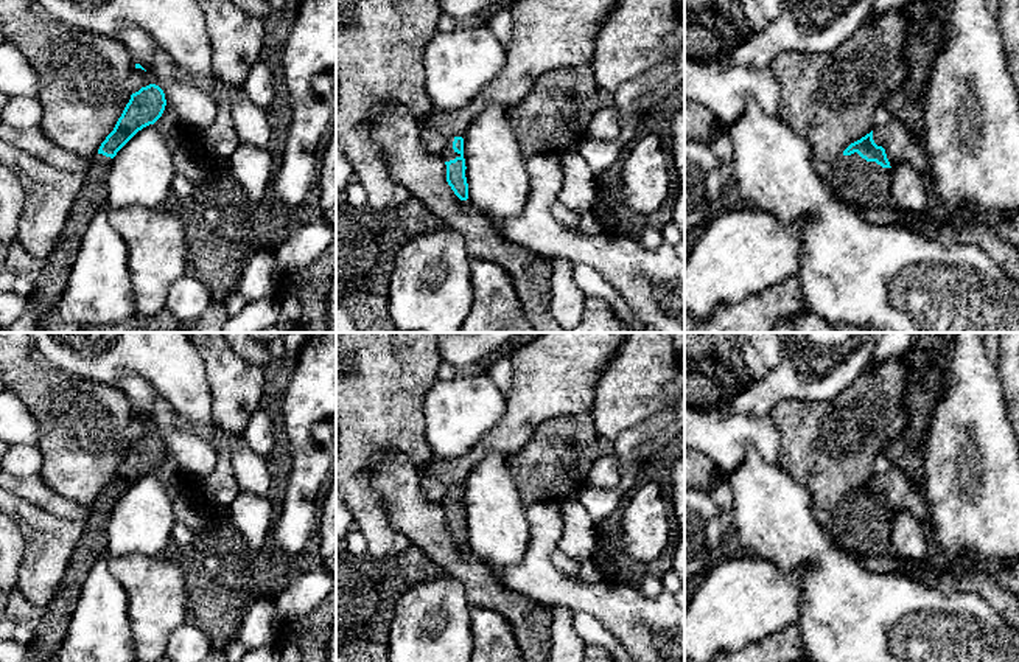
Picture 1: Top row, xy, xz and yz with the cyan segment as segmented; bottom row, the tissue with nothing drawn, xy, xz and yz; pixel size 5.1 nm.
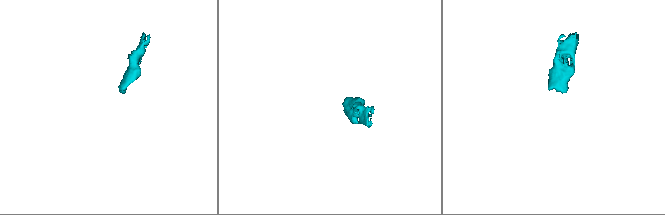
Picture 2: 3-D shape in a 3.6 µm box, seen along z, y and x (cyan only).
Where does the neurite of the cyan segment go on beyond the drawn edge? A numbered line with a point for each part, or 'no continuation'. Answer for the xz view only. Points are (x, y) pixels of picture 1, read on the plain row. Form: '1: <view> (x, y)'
1: xz (448, 502)

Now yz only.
1: yz (856, 530)

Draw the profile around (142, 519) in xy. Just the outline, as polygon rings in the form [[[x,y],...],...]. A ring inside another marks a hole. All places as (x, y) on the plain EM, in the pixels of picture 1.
[[[156,472],[138,479],[114,505],[107,524],[107,555],[162,556],[173,541],[173,502]]]

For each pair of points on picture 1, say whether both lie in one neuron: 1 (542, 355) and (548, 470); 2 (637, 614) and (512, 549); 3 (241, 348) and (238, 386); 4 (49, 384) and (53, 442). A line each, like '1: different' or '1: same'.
1: different
2: different
3: different
4: same

